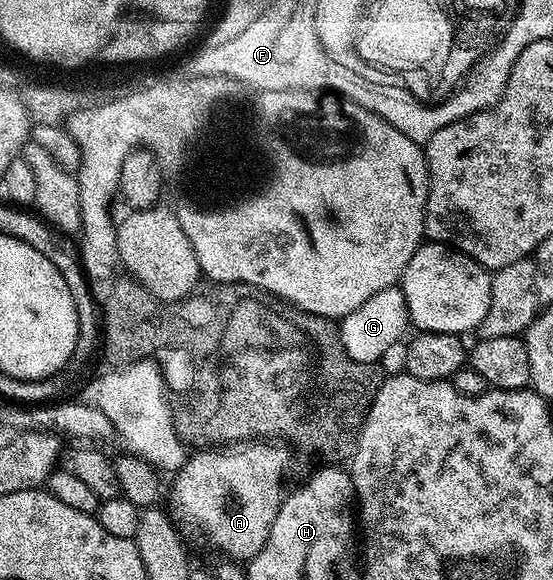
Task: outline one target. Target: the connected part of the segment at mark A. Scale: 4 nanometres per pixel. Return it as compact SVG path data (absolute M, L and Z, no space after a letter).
M246 443L231 449L234 449L231 453L200 453L201 451L198 451L194 453L195 457L194 454L187 456L181 469L173 478L175 481L172 513L179 522L184 521L196 532L203 533L222 552L222 555L236 562L246 563L262 550L272 531L272 523L284 500L282 476L290 465L291 450L282 443Z

